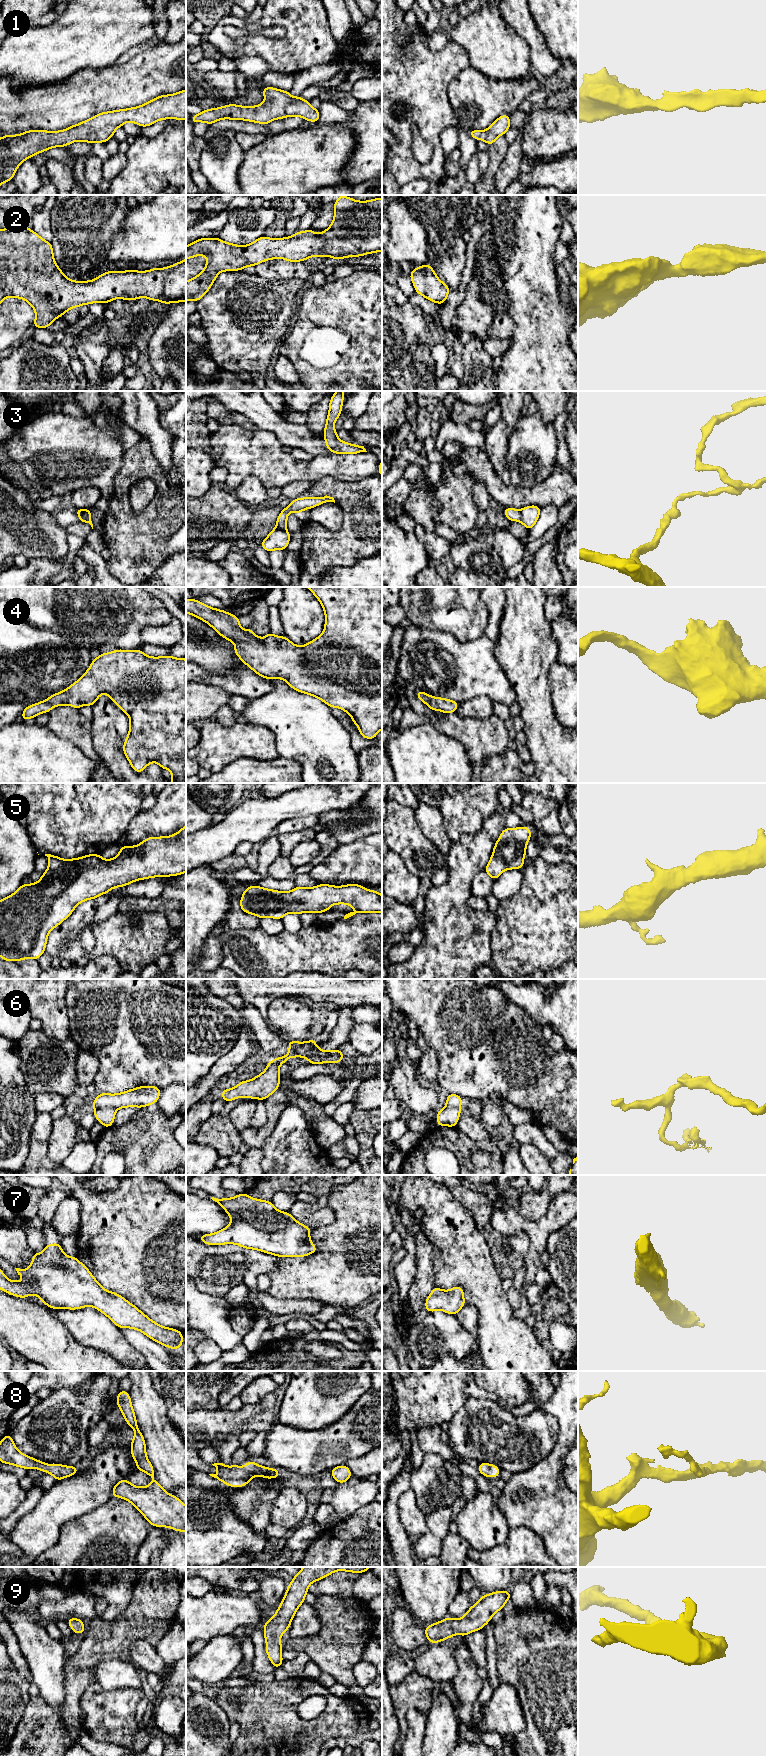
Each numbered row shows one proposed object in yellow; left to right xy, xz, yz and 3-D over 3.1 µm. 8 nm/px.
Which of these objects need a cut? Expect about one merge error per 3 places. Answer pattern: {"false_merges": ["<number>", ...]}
{"false_merges": ["3", "6"]}

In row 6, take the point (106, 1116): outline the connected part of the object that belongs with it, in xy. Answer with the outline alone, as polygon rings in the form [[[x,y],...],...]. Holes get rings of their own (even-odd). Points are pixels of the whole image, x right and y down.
[[[95,1108],[94,1116],[105,1128],[113,1125],[116,1110],[114,1108]]]

